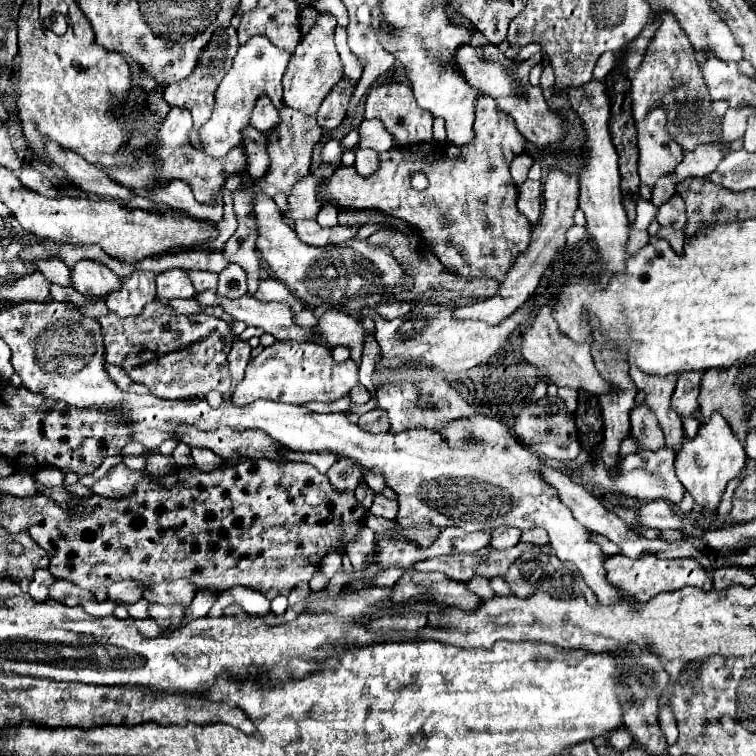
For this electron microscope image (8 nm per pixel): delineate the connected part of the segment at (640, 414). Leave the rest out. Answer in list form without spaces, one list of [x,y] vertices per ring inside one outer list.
[[[636,406],[632,410],[632,436],[638,440],[642,450],[660,450],[664,446],[664,436],[656,428],[656,418],[648,412],[648,406]]]

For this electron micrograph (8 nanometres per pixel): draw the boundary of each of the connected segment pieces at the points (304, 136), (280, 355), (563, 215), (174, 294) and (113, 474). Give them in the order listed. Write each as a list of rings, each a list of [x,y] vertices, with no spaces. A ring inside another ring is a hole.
[[[288,106],[280,108],[280,118],[282,118],[280,126],[268,138],[268,156],[272,160],[272,168],[270,168],[268,176],[264,176],[264,180],[254,180],[256,190],[264,192],[266,196],[274,196],[278,192],[288,196],[292,186],[300,178],[308,176],[310,166],[312,166],[312,150],[322,138],[322,128],[316,124],[316,118],[310,118],[294,108],[288,108]]]
[[[276,342],[270,348],[264,348],[260,356],[252,358],[246,376],[236,384],[232,394],[232,402],[236,406],[246,406],[252,400],[276,400],[284,404],[306,404],[306,402],[334,402],[336,398],[344,398],[344,390],[352,388],[354,364],[346,360],[336,364],[330,356],[330,350],[316,342]]]
[[[550,170],[548,178],[544,182],[544,210],[540,222],[532,230],[530,246],[524,254],[520,254],[510,270],[506,272],[506,280],[500,284],[498,292],[486,300],[476,300],[468,306],[456,308],[454,318],[456,320],[482,320],[488,324],[500,324],[504,318],[508,318],[512,312],[516,312],[538,288],[538,282],[542,278],[542,272],[550,266],[558,250],[566,244],[566,230],[574,224],[574,212],[578,208],[578,178],[564,174],[560,170]]]
[[[178,268],[158,274],[156,276],[156,288],[158,288],[156,298],[160,302],[168,302],[168,300],[174,300],[174,298],[192,298],[194,296],[194,288],[192,288],[192,282],[188,280],[188,274],[180,272]]]
[[[116,464],[110,472],[90,486],[90,492],[104,496],[104,498],[124,498],[128,496],[134,486],[144,478],[144,472],[132,472],[124,464]]]

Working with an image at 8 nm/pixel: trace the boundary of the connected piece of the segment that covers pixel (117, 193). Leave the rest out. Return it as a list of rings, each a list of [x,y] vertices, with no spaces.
[[[56,144],[48,148],[48,156],[52,156],[56,164],[64,164],[64,170],[68,172],[68,176],[72,176],[72,182],[84,192],[98,194],[98,196],[110,196],[116,200],[130,200],[134,196],[134,190],[112,180],[106,174],[106,170],[80,160],[80,156],[68,156],[68,152],[60,152]]]

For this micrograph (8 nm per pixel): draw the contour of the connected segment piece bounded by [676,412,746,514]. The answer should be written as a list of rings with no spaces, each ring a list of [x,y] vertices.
[[[716,412],[708,424],[698,428],[698,434],[692,440],[684,440],[684,448],[676,456],[676,476],[694,502],[702,506],[704,514],[716,514],[726,484],[742,472],[744,464],[746,452],[742,450],[742,444],[736,440],[736,436],[732,436],[728,422]]]

